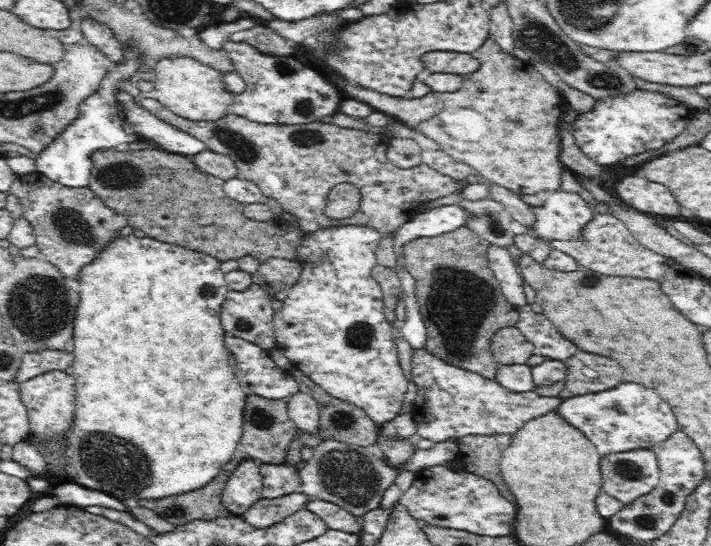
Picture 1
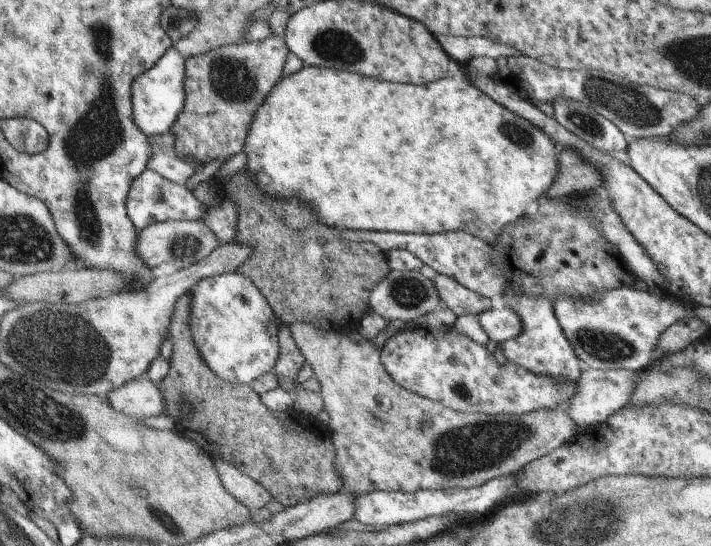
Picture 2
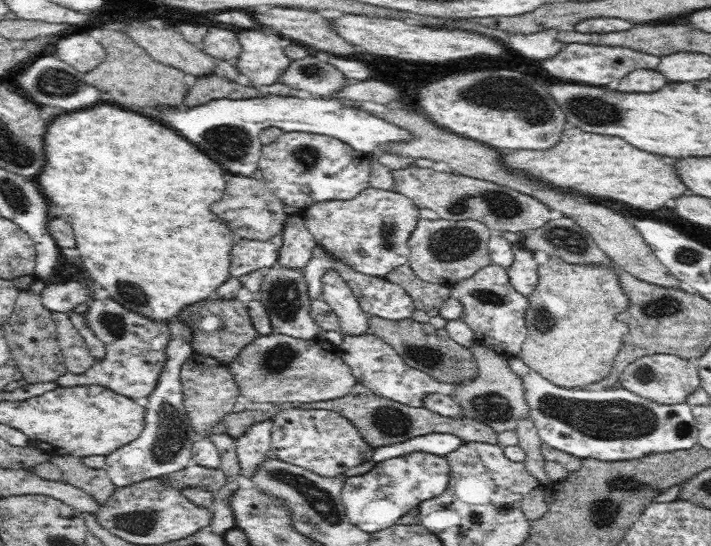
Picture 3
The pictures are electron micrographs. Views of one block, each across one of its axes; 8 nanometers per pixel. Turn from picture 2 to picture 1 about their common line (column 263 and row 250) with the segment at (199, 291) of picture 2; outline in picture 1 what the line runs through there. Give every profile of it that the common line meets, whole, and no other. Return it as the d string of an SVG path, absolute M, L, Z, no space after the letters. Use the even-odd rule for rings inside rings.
M334 225L333 227L319 228L304 234L302 244L296 248L296 260L300 262L301 273L298 280L289 288L287 297L282 299L282 308L275 313L273 324L275 328L275 344L276 347L283 352L288 360L291 360L292 366L300 369L310 380L313 380L320 388L330 393L334 398L348 401L361 408L370 420L373 420L378 426L382 423L391 421L392 419L403 417L400 413L402 410L402 402L404 402L404 394L408 386L408 380L400 367L398 361L398 353L394 336L392 335L392 324L388 323L382 303L382 289L378 285L377 280L371 275L372 268L376 263L376 248L378 242L382 238L381 232L372 227L363 227L362 225Z

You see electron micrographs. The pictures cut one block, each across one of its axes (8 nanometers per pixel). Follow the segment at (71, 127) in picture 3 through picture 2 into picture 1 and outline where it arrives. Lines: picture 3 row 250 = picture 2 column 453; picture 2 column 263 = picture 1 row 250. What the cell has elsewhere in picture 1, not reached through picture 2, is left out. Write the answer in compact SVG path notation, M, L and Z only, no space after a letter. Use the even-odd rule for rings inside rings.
M133 234L114 240L114 243L98 254L93 263L86 264L77 279L79 302L70 347L73 354L71 373L75 378L76 396L64 482L78 483L82 487L105 492L124 502L128 499L137 501L166 499L168 496L186 495L188 492L204 488L220 474L225 464L237 457L236 446L240 444L243 433L243 410L247 394L240 388L234 372L228 372L228 356L226 356L228 352L224 348L226 332L223 330L219 315L223 300L226 300L226 293L229 291L224 274L220 269L220 261L215 257L164 241L160 242L148 236L137 238Z

